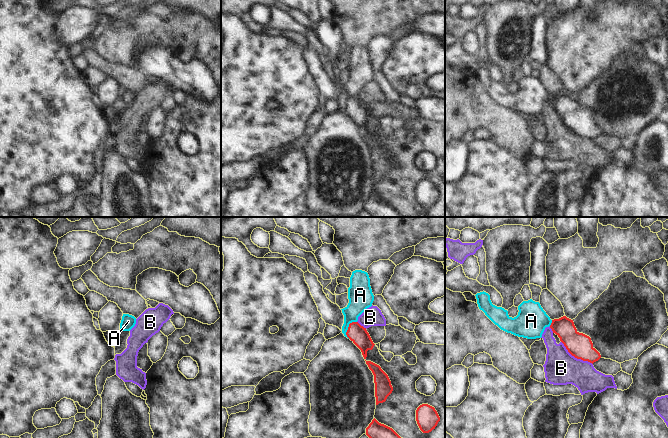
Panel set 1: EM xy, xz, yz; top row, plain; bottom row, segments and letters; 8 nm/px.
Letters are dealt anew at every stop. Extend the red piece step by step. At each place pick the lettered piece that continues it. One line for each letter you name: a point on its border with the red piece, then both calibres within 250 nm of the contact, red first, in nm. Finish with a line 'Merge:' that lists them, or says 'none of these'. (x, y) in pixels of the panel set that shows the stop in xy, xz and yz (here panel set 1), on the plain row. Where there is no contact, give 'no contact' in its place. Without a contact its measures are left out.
A: contact xz (348, 104); calibres 150 and 180 nm
Merge: A

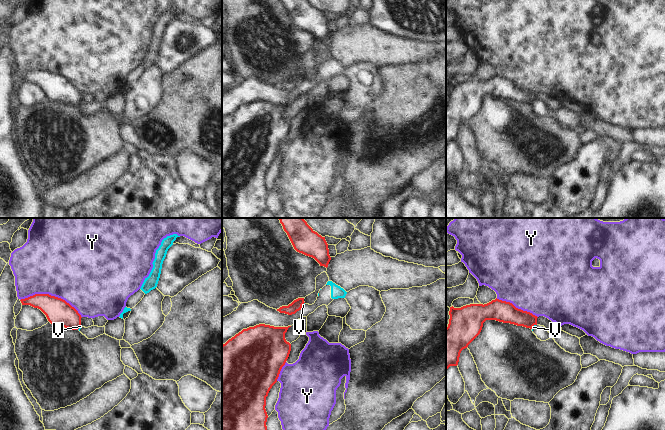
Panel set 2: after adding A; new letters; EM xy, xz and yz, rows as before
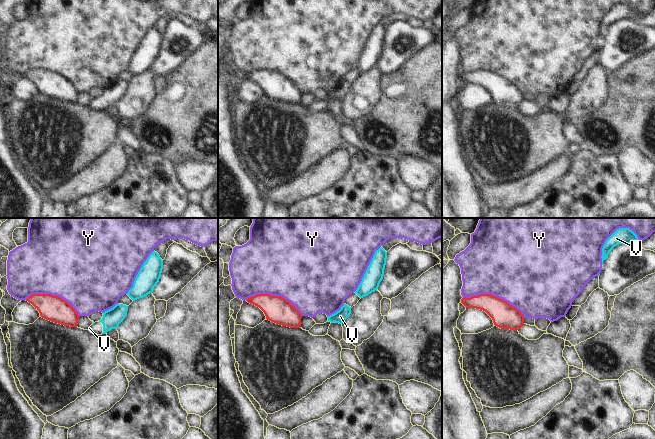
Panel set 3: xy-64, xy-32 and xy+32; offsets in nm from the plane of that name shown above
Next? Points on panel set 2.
Merge: none of these

